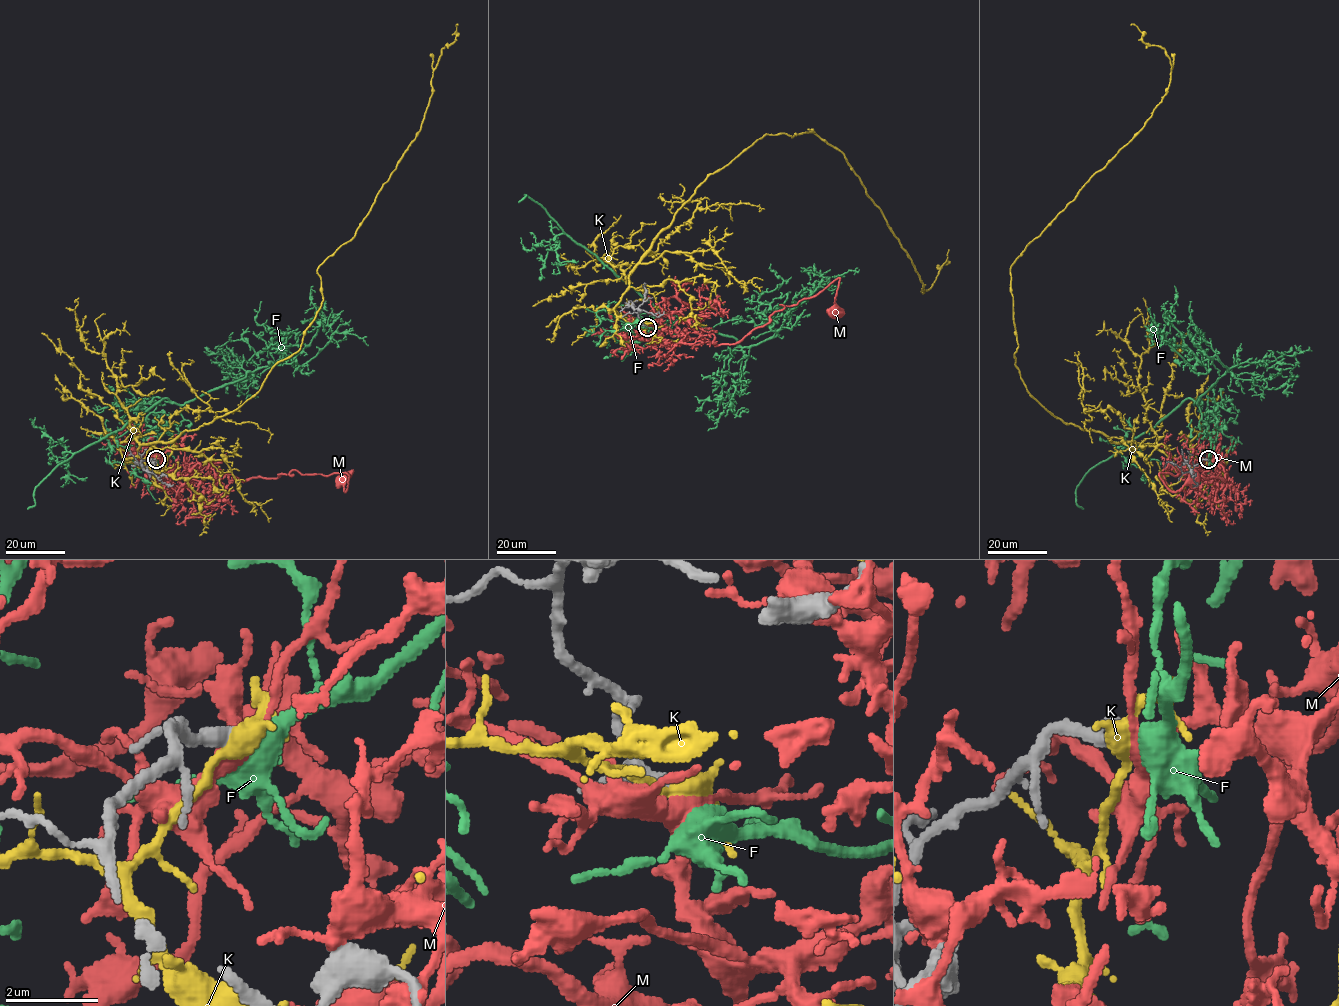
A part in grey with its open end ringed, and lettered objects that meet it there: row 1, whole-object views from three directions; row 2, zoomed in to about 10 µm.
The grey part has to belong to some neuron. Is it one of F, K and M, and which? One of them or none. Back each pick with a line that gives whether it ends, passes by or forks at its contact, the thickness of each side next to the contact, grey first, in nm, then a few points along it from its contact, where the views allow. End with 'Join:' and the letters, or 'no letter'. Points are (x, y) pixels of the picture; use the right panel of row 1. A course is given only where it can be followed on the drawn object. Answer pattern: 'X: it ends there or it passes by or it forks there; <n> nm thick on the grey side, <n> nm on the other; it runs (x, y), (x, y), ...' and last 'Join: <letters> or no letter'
F: it passes by; 360 nm thick on the grey side, 480 nm on the other; it runs (1208, 459), (1211, 440), (1199, 399), (1228, 370), (1216, 356), (1190, 365), (1158, 332), (1151, 336), (1150, 345)
Join: F

